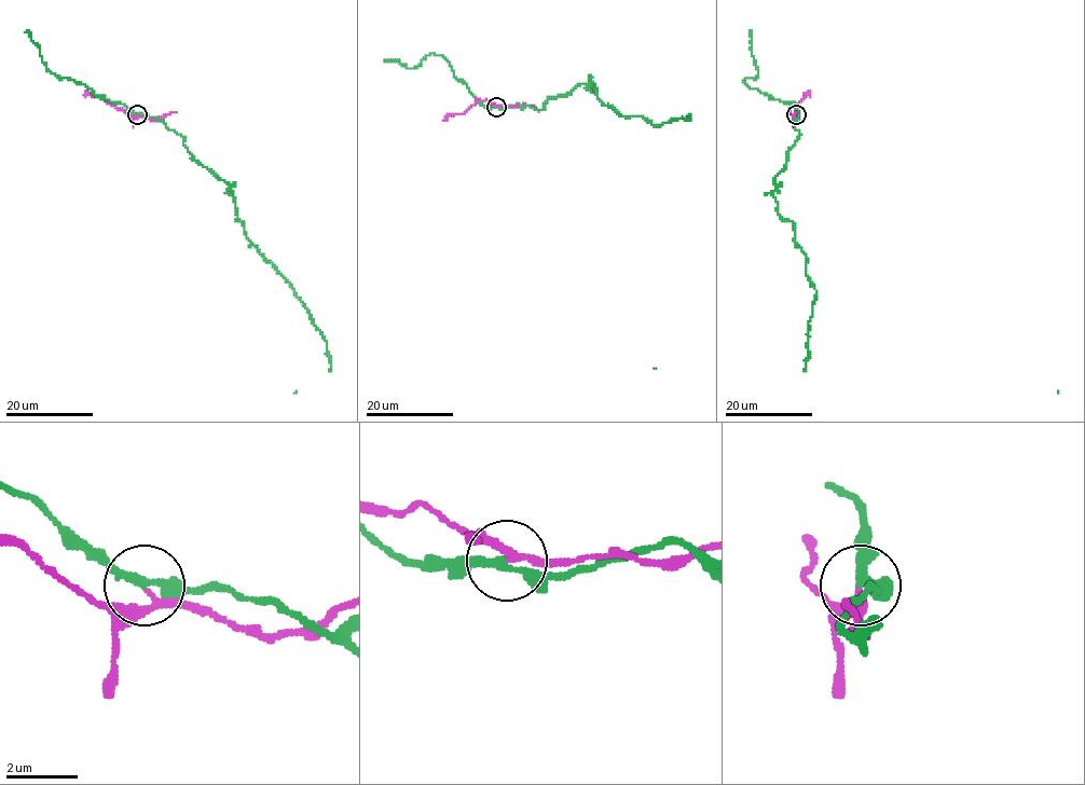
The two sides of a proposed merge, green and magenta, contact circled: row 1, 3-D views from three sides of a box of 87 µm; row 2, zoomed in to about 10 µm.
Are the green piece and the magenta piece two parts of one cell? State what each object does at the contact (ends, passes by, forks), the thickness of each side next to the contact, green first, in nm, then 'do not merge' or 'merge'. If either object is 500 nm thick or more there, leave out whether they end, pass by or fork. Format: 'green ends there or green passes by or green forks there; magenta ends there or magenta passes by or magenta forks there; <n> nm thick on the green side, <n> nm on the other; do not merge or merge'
green passes by; magenta passes by; 240 nm thick on the green side, 150 nm on the other; do not merge

